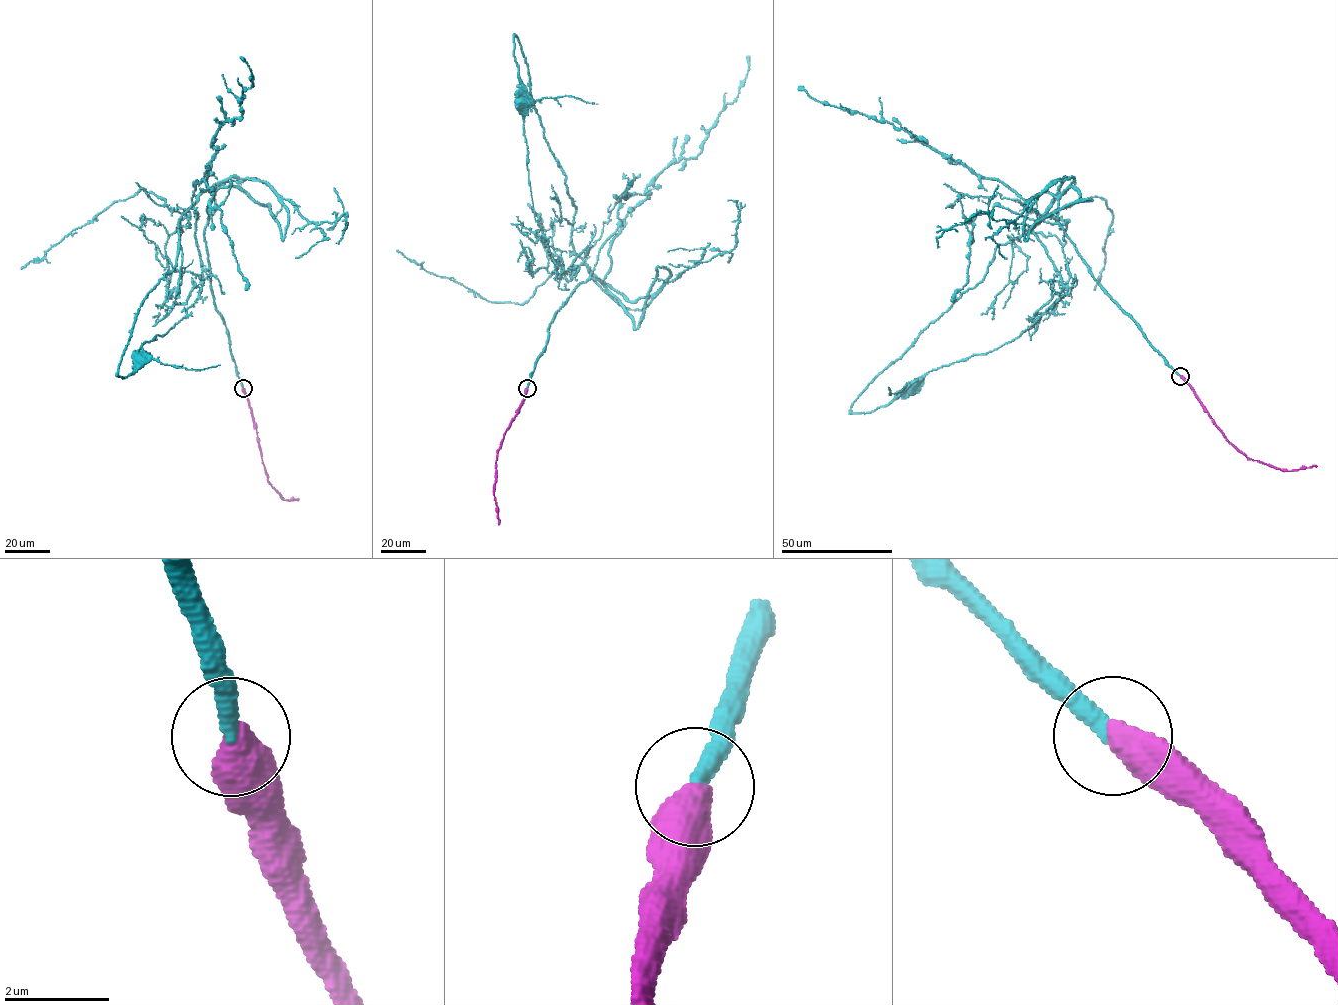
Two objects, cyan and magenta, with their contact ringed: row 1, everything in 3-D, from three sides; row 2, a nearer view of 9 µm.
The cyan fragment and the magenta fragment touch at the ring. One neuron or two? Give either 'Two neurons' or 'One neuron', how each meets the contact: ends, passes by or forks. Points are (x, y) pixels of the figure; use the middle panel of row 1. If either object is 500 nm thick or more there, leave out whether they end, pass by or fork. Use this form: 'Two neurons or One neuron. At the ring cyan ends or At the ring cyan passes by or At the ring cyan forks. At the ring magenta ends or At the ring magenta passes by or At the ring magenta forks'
One neuron

